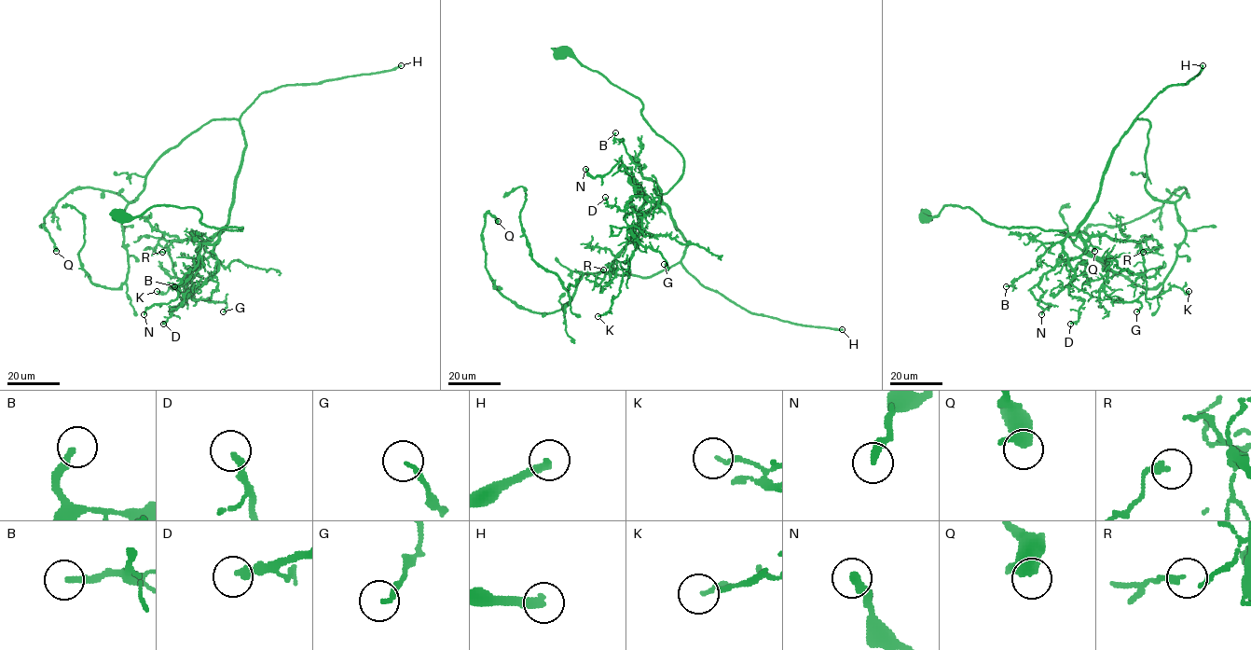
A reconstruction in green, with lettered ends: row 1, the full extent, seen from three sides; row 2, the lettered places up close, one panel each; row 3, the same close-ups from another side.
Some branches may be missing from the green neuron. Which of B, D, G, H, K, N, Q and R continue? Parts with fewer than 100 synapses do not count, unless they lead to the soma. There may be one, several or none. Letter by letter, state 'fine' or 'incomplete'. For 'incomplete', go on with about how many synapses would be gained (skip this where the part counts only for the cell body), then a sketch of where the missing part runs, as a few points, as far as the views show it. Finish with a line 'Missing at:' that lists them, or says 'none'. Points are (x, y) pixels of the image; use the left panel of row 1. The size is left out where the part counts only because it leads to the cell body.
B: fine
D: fine
G: fine
H: incomplete | 300 syn
K: fine
N: fine
Q: fine
R: fine
Missing at: H

